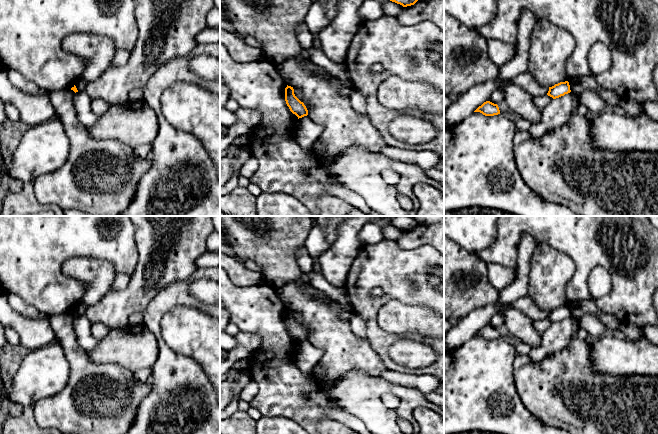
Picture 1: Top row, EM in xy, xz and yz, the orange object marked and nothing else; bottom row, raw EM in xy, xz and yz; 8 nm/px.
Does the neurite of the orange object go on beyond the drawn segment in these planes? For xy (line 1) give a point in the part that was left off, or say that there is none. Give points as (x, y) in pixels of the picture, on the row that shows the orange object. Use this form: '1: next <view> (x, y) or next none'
1: next none

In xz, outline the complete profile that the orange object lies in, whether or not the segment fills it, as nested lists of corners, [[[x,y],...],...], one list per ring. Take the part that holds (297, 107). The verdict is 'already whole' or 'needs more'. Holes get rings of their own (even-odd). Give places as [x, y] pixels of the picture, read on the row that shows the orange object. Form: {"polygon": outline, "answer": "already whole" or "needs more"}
{"polygon": [[[288,85],[285,88],[285,101],[290,111],[295,114],[298,119],[308,115],[306,106],[295,96],[293,87]]], "answer": "already whole"}

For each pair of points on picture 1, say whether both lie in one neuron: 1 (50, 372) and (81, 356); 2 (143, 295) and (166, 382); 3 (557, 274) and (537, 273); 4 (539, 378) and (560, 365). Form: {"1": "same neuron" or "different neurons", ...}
{"1": "different neurons", "2": "different neurons", "3": "same neuron", "4": "same neuron"}

